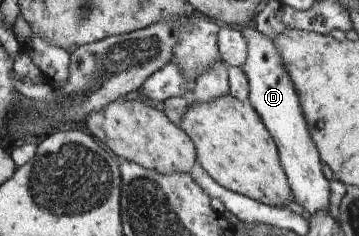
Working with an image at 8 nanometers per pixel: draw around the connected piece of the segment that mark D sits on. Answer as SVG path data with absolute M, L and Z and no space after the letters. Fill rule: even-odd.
M243 27L247 43L247 56L241 65L249 83L248 99L255 112L264 122L279 149L279 158L288 178L294 201L311 215L330 205L330 183L322 172L322 160L316 144L307 128L307 121L300 105L299 93L295 90L290 74L286 71L282 56L273 39L252 27Z

